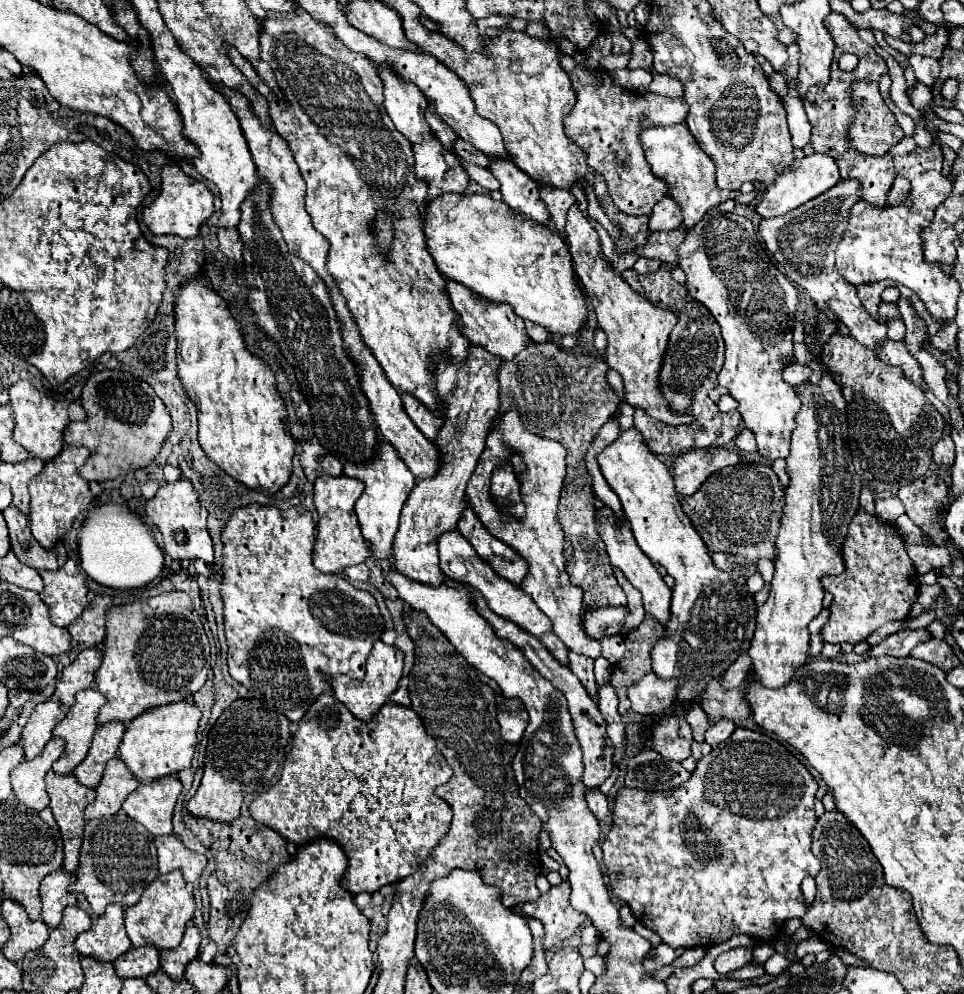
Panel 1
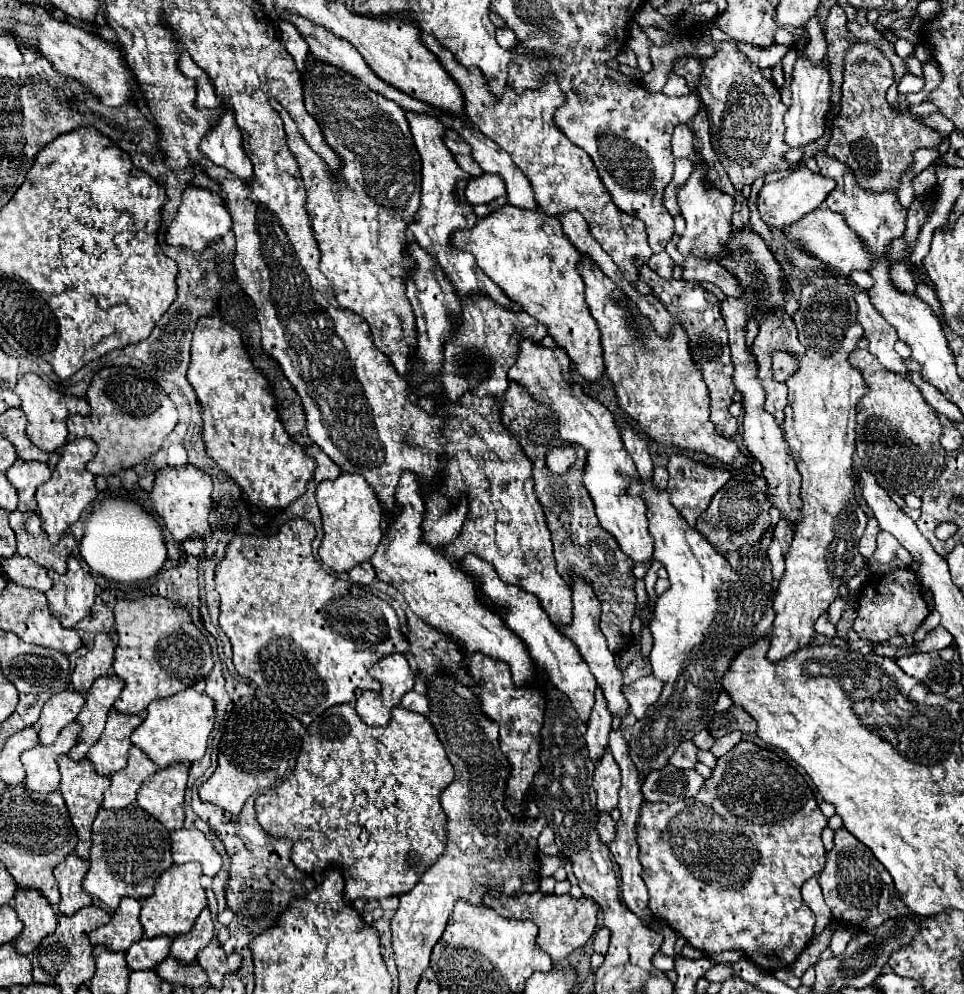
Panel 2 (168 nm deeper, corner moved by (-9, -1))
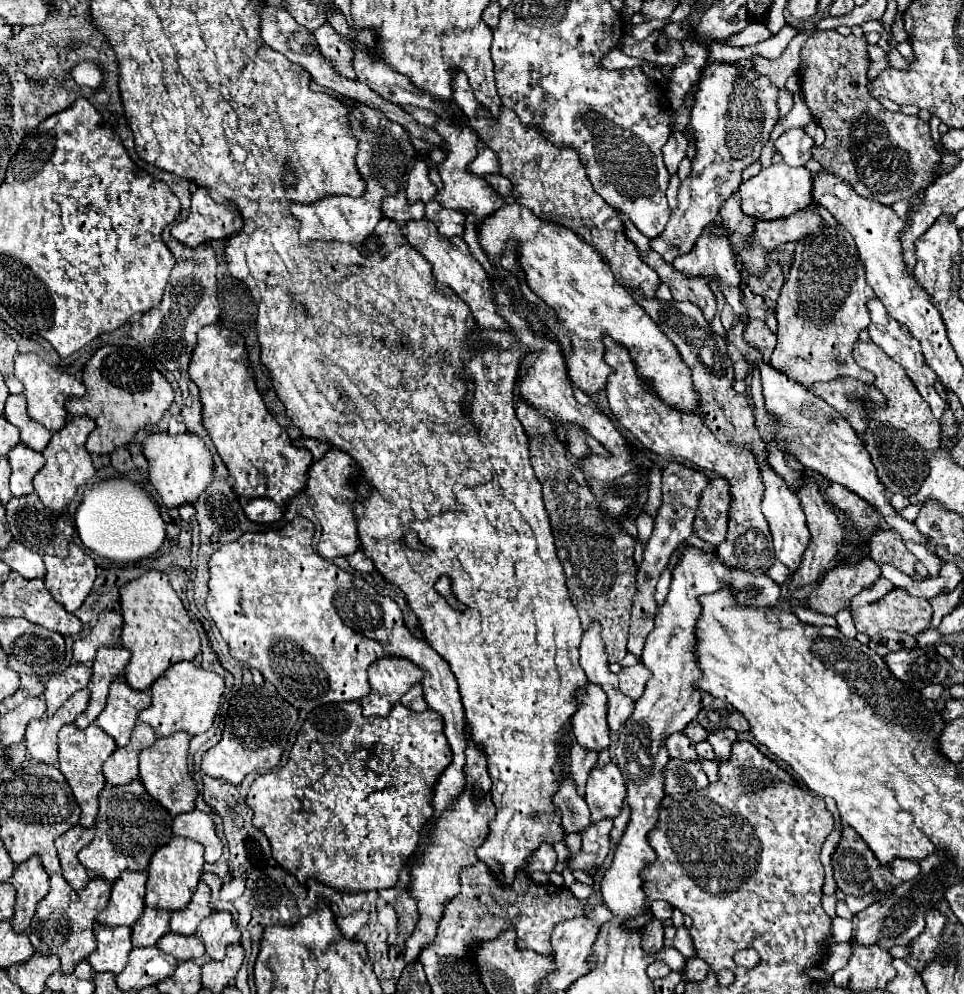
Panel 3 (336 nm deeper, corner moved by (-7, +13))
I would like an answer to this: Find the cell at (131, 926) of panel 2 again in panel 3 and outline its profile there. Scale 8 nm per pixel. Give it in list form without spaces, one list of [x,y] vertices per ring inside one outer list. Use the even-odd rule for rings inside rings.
[[[121,873],[119,881],[111,887],[111,899],[105,911],[97,915],[97,923],[101,925],[127,925],[131,927],[145,909],[145,873]]]

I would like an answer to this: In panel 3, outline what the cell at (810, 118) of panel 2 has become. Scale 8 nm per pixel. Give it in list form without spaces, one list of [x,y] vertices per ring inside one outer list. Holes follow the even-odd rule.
[[[791,127],[775,141],[775,147],[787,165],[799,167],[805,165],[811,157],[813,139],[805,133],[805,127]]]

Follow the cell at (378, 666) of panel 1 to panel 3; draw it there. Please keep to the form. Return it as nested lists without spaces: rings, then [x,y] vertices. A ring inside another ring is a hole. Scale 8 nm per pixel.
[[[383,657],[371,663],[369,683],[371,693],[361,699],[363,715],[387,717],[395,703],[409,691],[411,685],[419,683],[423,671],[417,669],[409,659],[403,657]]]

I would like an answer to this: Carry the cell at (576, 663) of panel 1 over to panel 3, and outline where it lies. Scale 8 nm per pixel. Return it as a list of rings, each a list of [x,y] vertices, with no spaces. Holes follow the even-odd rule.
[[[577,741],[571,743],[569,747],[569,753],[567,753],[567,759],[569,759],[569,769],[571,769],[571,775],[573,779],[577,781],[577,791],[583,795],[583,783],[587,781],[589,777],[589,771],[593,769],[593,765],[597,763],[599,759],[599,753],[597,751],[591,751],[583,745],[579,745]]]

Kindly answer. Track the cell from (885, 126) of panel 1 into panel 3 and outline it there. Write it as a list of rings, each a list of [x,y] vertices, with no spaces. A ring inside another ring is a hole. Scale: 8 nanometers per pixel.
[[[815,31],[815,33],[807,39],[805,47],[801,49],[801,61],[807,63],[807,71],[801,75],[801,87],[803,87],[803,91],[805,91],[805,99],[807,99],[807,105],[809,105],[811,113],[813,113],[813,117],[815,117],[815,121],[821,125],[821,129],[823,129],[825,135],[827,135],[825,143],[823,143],[821,147],[813,147],[811,151],[813,151],[813,157],[821,163],[821,167],[831,169],[831,171],[835,171],[835,175],[843,177],[847,183],[851,183],[851,187],[853,187],[861,197],[871,197],[871,199],[875,199],[875,201],[879,201],[879,203],[883,203],[883,205],[893,205],[893,203],[899,201],[899,199],[909,201],[919,189],[927,187],[927,185],[931,183],[931,179],[935,177],[935,173],[941,171],[941,169],[937,167],[939,161],[941,161],[941,155],[935,151],[935,143],[933,143],[933,137],[931,137],[931,127],[929,127],[927,121],[923,121],[923,119],[919,119],[919,117],[909,117],[909,115],[901,115],[901,113],[887,111],[887,109],[869,93],[867,69],[869,69],[869,63],[871,63],[871,61],[869,61],[867,45],[869,45],[869,43],[867,43],[865,35],[861,35],[861,37],[855,37],[855,35],[843,37],[843,35],[839,35],[837,31]]]

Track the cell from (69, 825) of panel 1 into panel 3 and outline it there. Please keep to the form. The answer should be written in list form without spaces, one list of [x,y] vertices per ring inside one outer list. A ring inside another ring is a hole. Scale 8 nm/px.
[[[73,723],[65,725],[59,731],[59,771],[65,775],[77,805],[81,807],[81,821],[85,829],[91,829],[95,825],[97,817],[97,795],[105,787],[103,777],[103,763],[111,757],[111,753],[117,749],[115,741],[107,737],[97,725],[89,725],[87,729],[77,729]]]

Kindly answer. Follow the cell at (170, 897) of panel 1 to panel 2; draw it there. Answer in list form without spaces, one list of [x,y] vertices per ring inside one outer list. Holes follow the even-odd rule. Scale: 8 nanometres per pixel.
[[[183,863],[183,865],[171,865],[165,875],[157,881],[155,893],[149,895],[149,899],[143,901],[141,909],[141,925],[145,931],[145,937],[157,937],[157,935],[179,935],[187,933],[197,915],[207,907],[205,889],[201,887],[201,865],[199,863]]]

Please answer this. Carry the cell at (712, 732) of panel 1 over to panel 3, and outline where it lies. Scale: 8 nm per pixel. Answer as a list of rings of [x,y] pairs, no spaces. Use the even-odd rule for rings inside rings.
[[[721,729],[721,731],[709,733],[707,741],[713,745],[713,751],[715,751],[715,755],[717,755],[717,761],[725,761],[725,759],[729,759],[731,745],[733,745],[735,739],[737,739],[735,729]]]

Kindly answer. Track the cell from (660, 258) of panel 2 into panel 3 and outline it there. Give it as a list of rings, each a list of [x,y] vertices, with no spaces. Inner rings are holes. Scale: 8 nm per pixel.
[[[711,61],[701,75],[699,89],[695,93],[695,103],[691,109],[691,127],[695,129],[697,137],[697,155],[691,161],[691,175],[681,183],[679,189],[679,205],[671,214],[669,223],[665,227],[665,233],[651,239],[651,249],[657,251],[667,263],[673,263],[673,259],[681,253],[687,253],[693,243],[701,235],[705,225],[717,217],[717,211],[721,203],[739,187],[741,183],[741,171],[755,163],[759,159],[759,153],[763,145],[769,141],[769,135],[779,121],[779,107],[777,107],[777,93],[779,89],[761,73],[755,69],[743,69],[735,63],[727,61]]]

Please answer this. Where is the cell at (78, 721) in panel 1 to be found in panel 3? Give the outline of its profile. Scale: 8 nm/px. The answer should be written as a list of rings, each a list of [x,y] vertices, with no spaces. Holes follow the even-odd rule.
[[[103,647],[99,649],[95,661],[93,661],[93,677],[89,681],[89,691],[91,691],[91,699],[89,699],[89,707],[85,713],[81,713],[75,719],[75,725],[79,729],[89,727],[97,715],[105,709],[105,701],[107,701],[107,689],[109,683],[119,677],[125,669],[125,665],[129,663],[131,653],[123,647]]]

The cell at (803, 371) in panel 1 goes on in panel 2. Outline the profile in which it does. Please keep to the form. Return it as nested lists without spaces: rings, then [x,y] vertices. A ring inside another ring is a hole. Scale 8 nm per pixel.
[[[775,351],[773,353],[773,379],[775,381],[785,381],[787,377],[791,377],[797,371],[797,363],[793,361],[791,355],[783,353],[783,351]]]

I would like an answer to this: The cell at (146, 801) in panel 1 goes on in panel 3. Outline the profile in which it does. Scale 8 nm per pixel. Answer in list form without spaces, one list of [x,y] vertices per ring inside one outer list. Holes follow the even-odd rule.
[[[175,733],[175,737],[159,737],[155,745],[143,749],[139,753],[139,777],[147,789],[147,793],[159,801],[173,817],[179,813],[187,813],[195,809],[195,793],[197,785],[187,769],[187,749],[189,737],[187,733]]]

